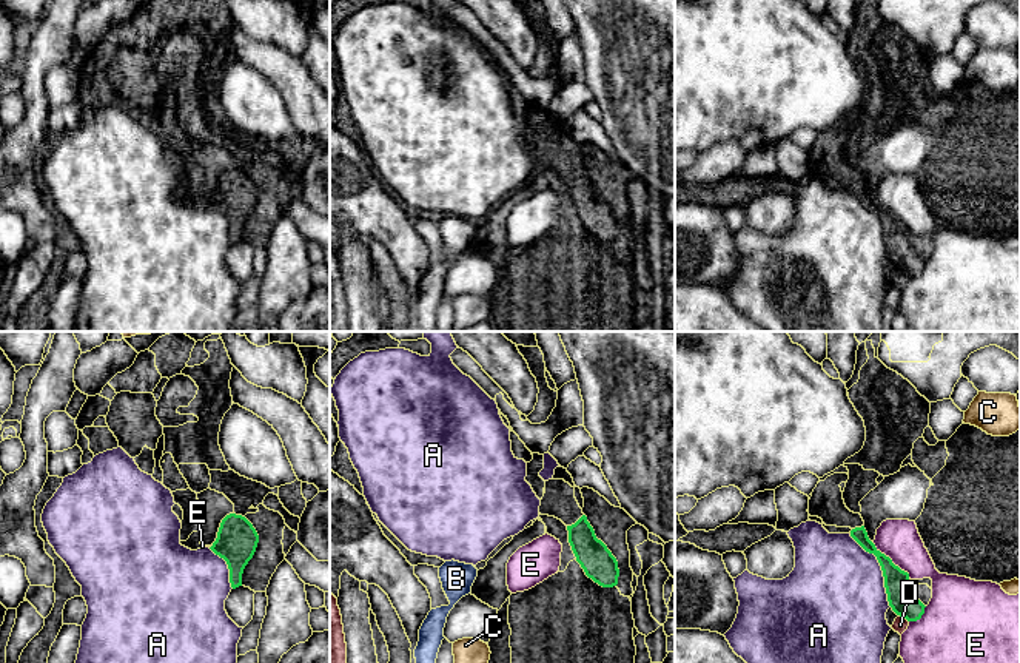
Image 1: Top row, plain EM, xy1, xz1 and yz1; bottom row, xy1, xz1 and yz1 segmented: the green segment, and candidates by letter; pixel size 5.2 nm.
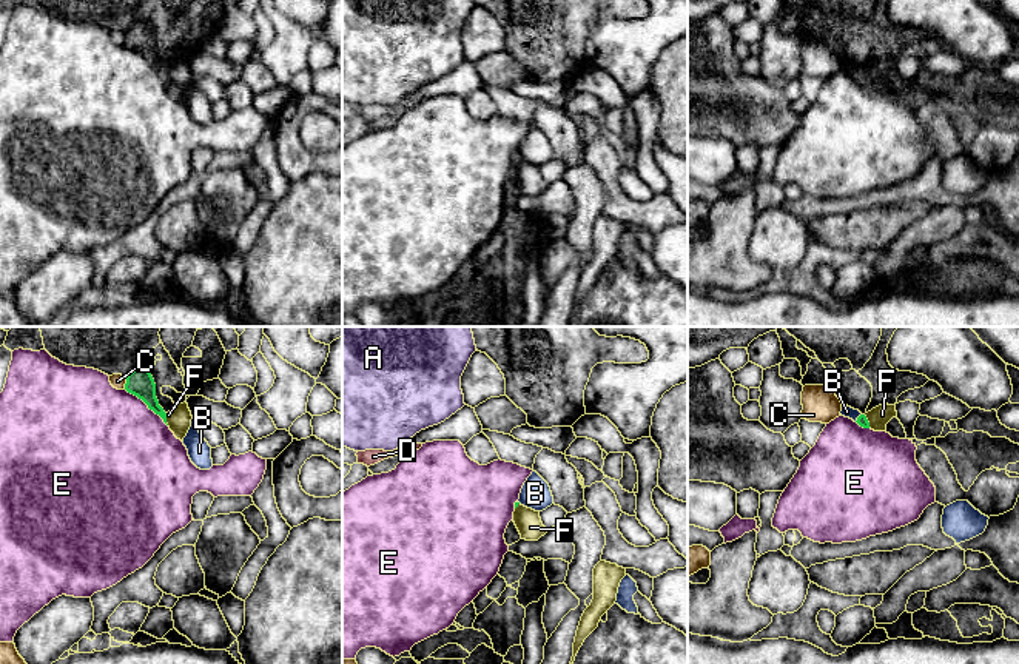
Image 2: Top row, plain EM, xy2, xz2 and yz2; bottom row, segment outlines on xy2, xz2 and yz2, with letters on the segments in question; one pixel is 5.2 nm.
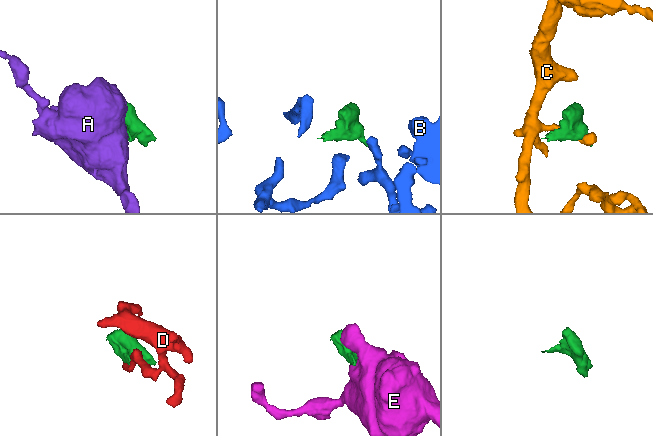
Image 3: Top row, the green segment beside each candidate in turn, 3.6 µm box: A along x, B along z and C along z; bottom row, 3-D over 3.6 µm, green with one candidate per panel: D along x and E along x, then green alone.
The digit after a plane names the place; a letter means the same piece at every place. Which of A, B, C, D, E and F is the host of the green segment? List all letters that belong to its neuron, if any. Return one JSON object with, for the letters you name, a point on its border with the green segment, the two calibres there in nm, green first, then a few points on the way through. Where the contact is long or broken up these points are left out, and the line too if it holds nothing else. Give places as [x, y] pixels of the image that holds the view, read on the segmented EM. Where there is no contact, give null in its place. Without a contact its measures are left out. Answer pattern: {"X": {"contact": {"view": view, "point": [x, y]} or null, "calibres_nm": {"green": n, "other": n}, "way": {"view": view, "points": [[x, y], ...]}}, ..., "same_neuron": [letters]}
{"same_neuron": []}

